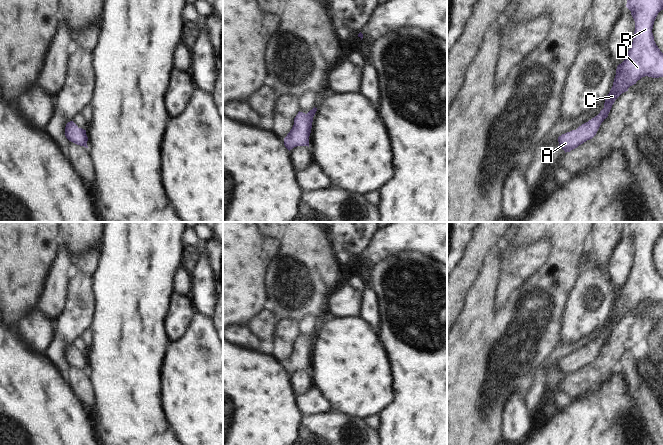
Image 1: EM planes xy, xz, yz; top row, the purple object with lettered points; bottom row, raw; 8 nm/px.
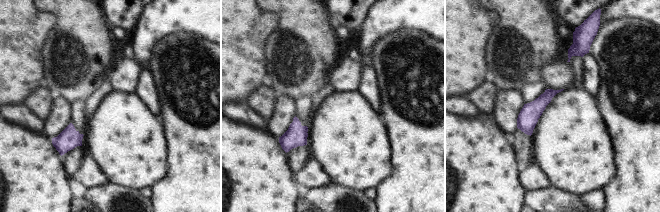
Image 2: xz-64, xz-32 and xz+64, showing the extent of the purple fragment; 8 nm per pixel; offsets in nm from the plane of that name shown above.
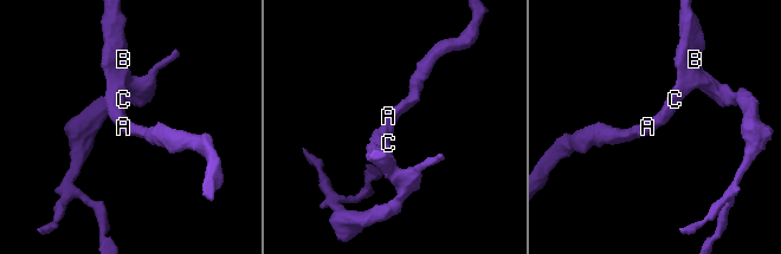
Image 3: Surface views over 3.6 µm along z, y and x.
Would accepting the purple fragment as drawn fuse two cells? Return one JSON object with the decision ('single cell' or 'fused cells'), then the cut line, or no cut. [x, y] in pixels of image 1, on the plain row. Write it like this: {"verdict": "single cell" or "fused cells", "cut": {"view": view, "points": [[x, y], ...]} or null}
{"verdict": "single cell", "cut": null}

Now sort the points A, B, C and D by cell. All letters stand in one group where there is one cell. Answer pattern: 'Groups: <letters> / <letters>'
Groups: A B C D.

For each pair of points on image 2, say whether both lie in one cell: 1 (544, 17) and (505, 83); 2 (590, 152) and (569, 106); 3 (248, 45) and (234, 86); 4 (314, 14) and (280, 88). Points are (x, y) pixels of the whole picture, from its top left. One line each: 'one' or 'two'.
1: one
2: one
3: one
4: one

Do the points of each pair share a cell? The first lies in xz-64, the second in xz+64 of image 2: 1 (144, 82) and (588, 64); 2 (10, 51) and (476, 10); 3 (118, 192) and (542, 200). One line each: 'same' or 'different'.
1: same
2: same
3: same

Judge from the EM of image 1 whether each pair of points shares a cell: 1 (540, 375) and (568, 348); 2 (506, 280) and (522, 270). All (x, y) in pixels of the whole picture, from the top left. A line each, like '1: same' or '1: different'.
1: same
2: same

